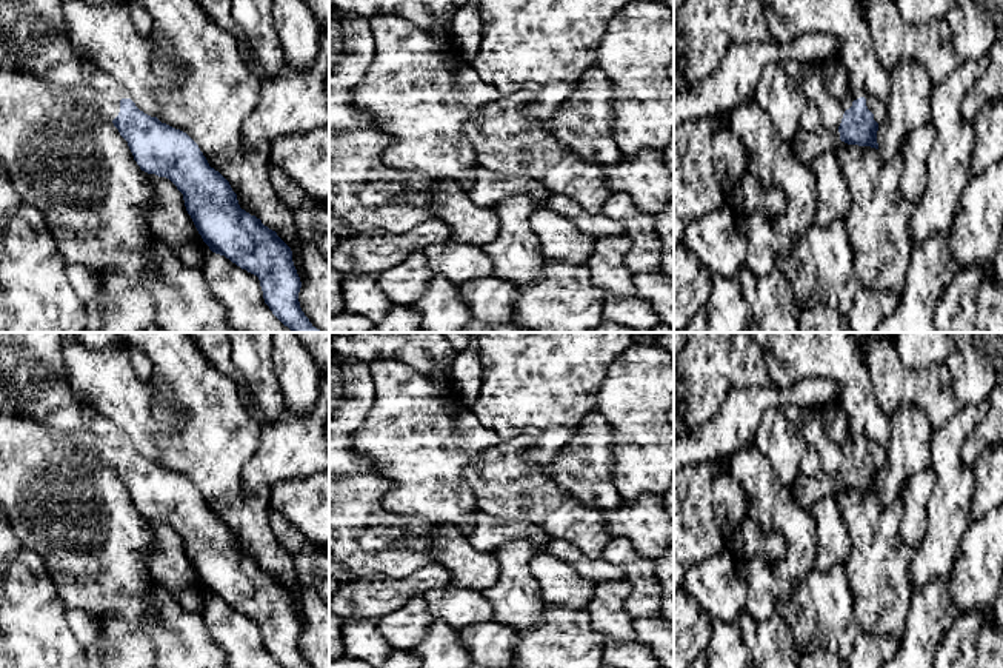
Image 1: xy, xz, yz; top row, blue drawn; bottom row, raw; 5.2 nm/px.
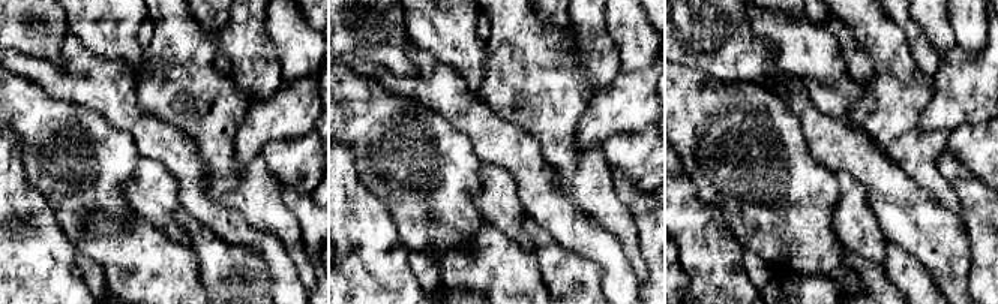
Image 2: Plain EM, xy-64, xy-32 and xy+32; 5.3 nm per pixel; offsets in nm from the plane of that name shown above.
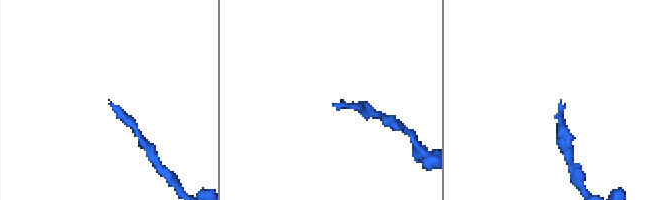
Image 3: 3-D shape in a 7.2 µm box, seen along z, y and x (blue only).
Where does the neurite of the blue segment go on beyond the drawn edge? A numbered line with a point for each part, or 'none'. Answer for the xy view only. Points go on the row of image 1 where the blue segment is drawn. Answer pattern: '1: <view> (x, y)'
1: xy (99, 90)

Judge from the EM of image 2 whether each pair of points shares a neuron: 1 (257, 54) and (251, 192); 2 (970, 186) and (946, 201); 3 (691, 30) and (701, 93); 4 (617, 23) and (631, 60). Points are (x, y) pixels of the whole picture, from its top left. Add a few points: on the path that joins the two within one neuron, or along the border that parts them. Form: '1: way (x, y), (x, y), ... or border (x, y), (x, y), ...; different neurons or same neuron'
1: border (230, 72), (236, 86), (252, 99); different neurons
2: border (938, 163), (940, 172), (958, 199), (961, 214); different neurons
3: border (680, 65), (689, 69), (701, 69), (730, 83); different neurons
4: way (626, 32), (631, 36), (631, 51); same neuron

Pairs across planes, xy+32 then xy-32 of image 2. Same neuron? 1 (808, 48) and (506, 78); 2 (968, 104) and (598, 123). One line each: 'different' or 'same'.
1: different
2: same

